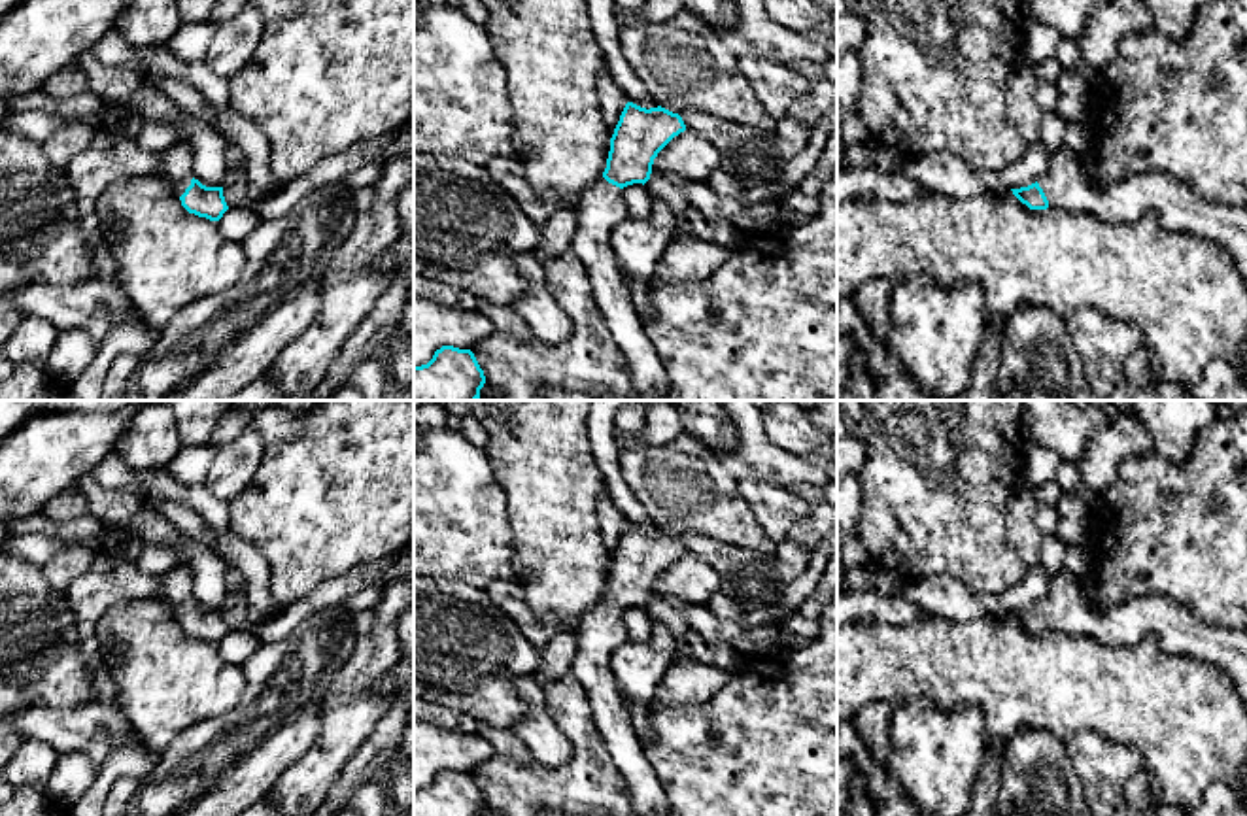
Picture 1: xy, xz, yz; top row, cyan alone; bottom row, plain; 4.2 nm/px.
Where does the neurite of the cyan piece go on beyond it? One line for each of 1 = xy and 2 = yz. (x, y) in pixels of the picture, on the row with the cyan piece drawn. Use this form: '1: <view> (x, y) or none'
1: xy (180, 186)
2: yz (1066, 187)

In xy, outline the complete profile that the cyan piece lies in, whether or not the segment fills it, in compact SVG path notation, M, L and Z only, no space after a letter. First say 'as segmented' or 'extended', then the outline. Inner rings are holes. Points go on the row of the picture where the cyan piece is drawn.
extended; M183 178L174 181L174 189L181 200L181 206L198 217L219 221L229 210L223 196L223 187L206 187L195 178Z

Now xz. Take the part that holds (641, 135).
extended; M627 102L610 138L603 179L580 196L578 229L571 244L571 251L588 272L595 306L624 353L625 370L642 400L659 400L665 395L667 374L633 306L610 236L629 217L622 189L633 183L644 185L658 153L684 130L678 113L661 106L646 110Z

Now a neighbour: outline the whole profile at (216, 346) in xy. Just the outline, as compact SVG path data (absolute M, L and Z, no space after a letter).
M338 181L300 198L285 217L261 221L240 244L246 263L238 281L179 310L145 355L119 355L98 400L227 400L255 382L317 314L325 272L355 219Z

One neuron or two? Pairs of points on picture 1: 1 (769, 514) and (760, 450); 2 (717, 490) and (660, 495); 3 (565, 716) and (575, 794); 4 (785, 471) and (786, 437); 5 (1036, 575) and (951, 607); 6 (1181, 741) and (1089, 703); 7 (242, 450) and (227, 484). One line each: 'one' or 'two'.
1: two
2: one
3: one
4: two
5: one
6: one
7: one

